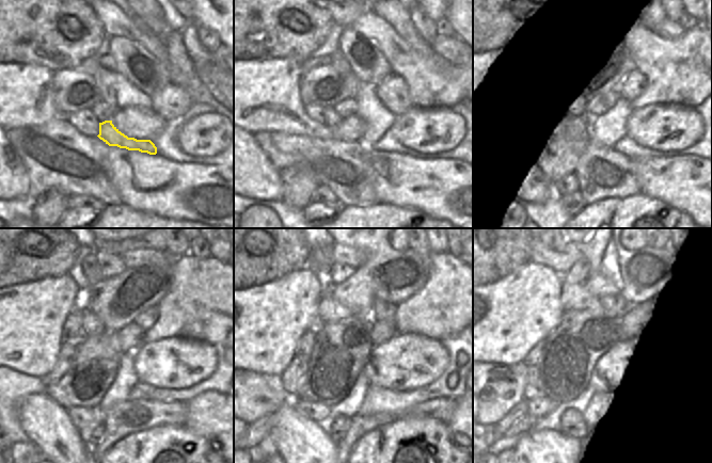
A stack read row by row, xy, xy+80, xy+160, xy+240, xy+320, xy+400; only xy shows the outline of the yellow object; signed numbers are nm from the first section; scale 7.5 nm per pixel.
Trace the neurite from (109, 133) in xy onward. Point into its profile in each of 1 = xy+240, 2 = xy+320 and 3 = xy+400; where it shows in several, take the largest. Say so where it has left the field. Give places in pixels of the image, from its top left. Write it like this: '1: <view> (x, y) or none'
1: xy+240 (91, 325)
2: xy+320 (330, 309)
3: xy+400 (573, 297)

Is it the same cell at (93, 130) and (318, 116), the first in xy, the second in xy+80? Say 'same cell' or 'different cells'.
same cell

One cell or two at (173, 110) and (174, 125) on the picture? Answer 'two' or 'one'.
two

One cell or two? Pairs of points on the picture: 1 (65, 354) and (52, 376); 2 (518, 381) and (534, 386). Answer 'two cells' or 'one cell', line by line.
1: one cell
2: two cells

